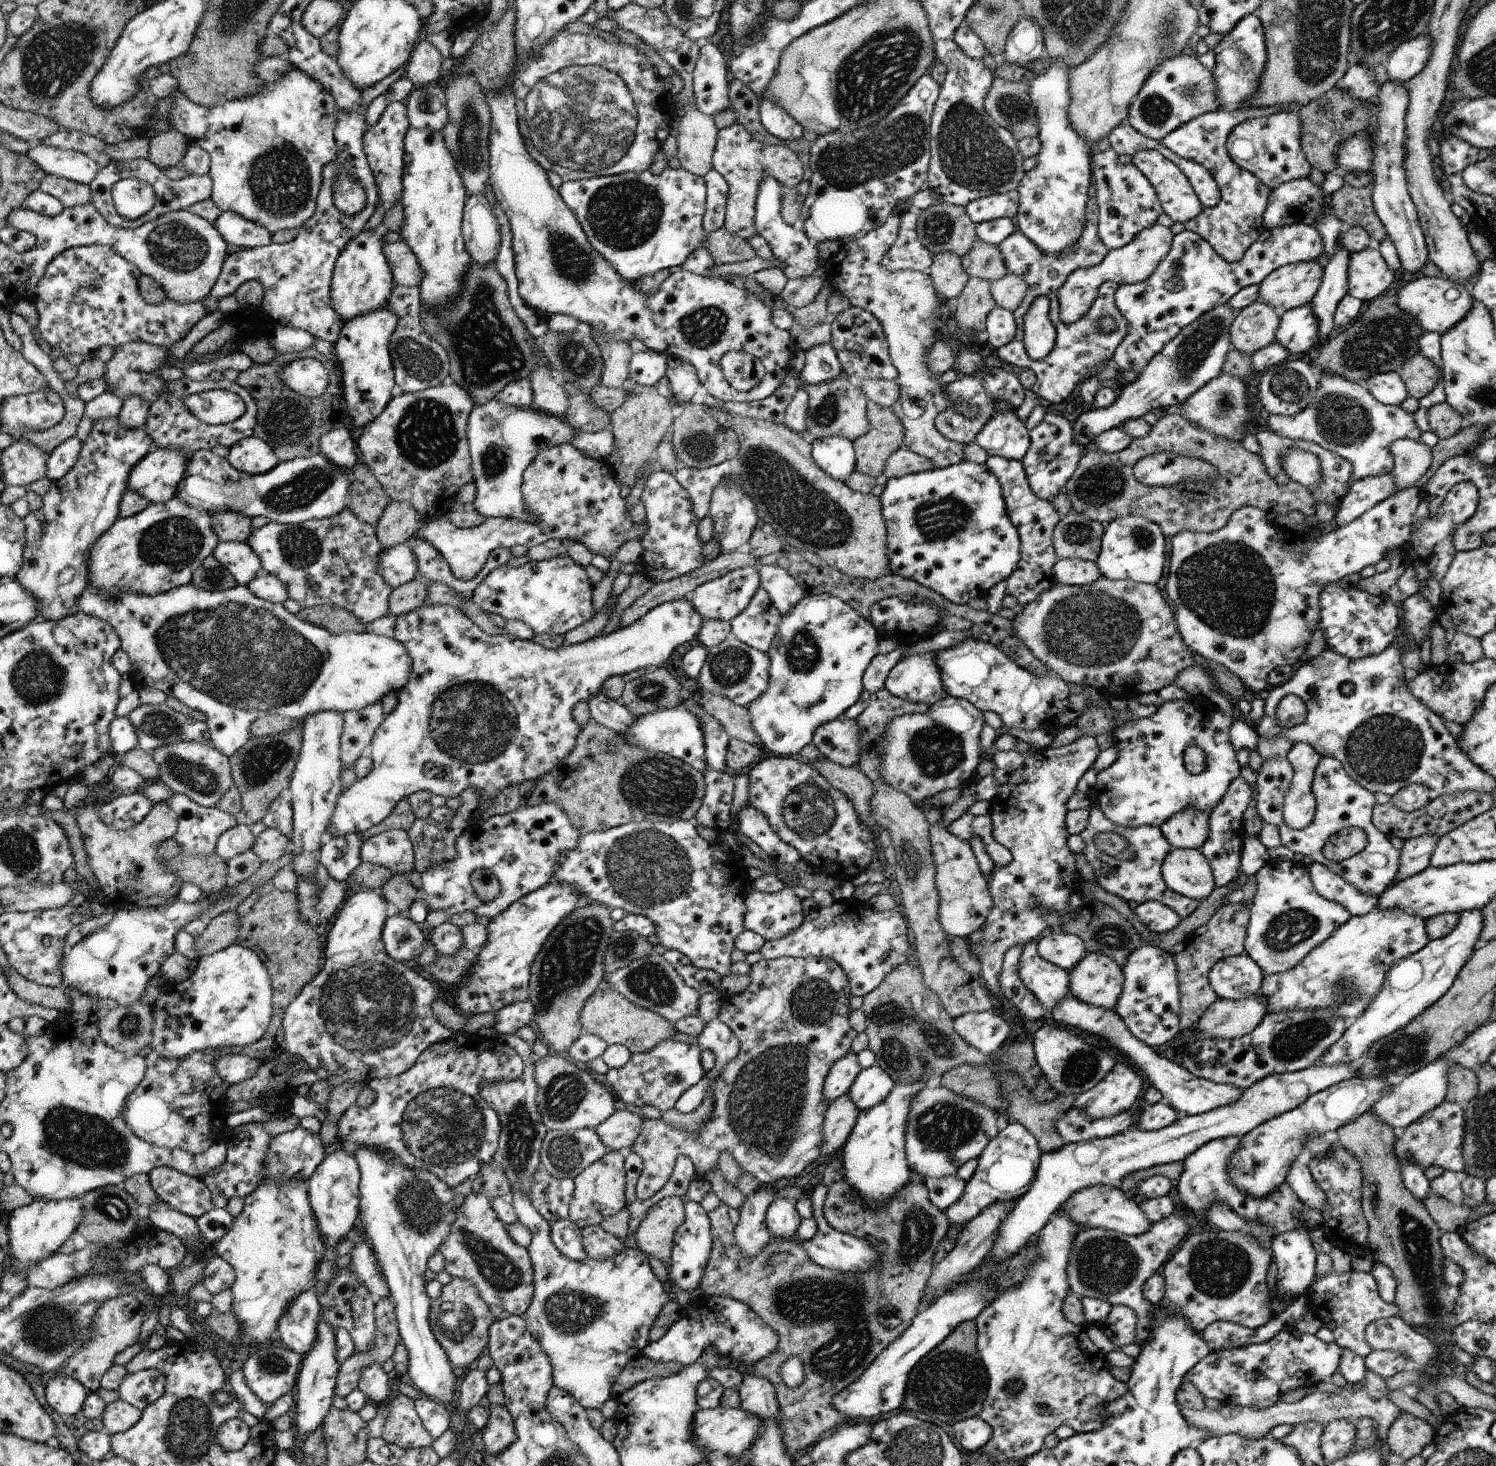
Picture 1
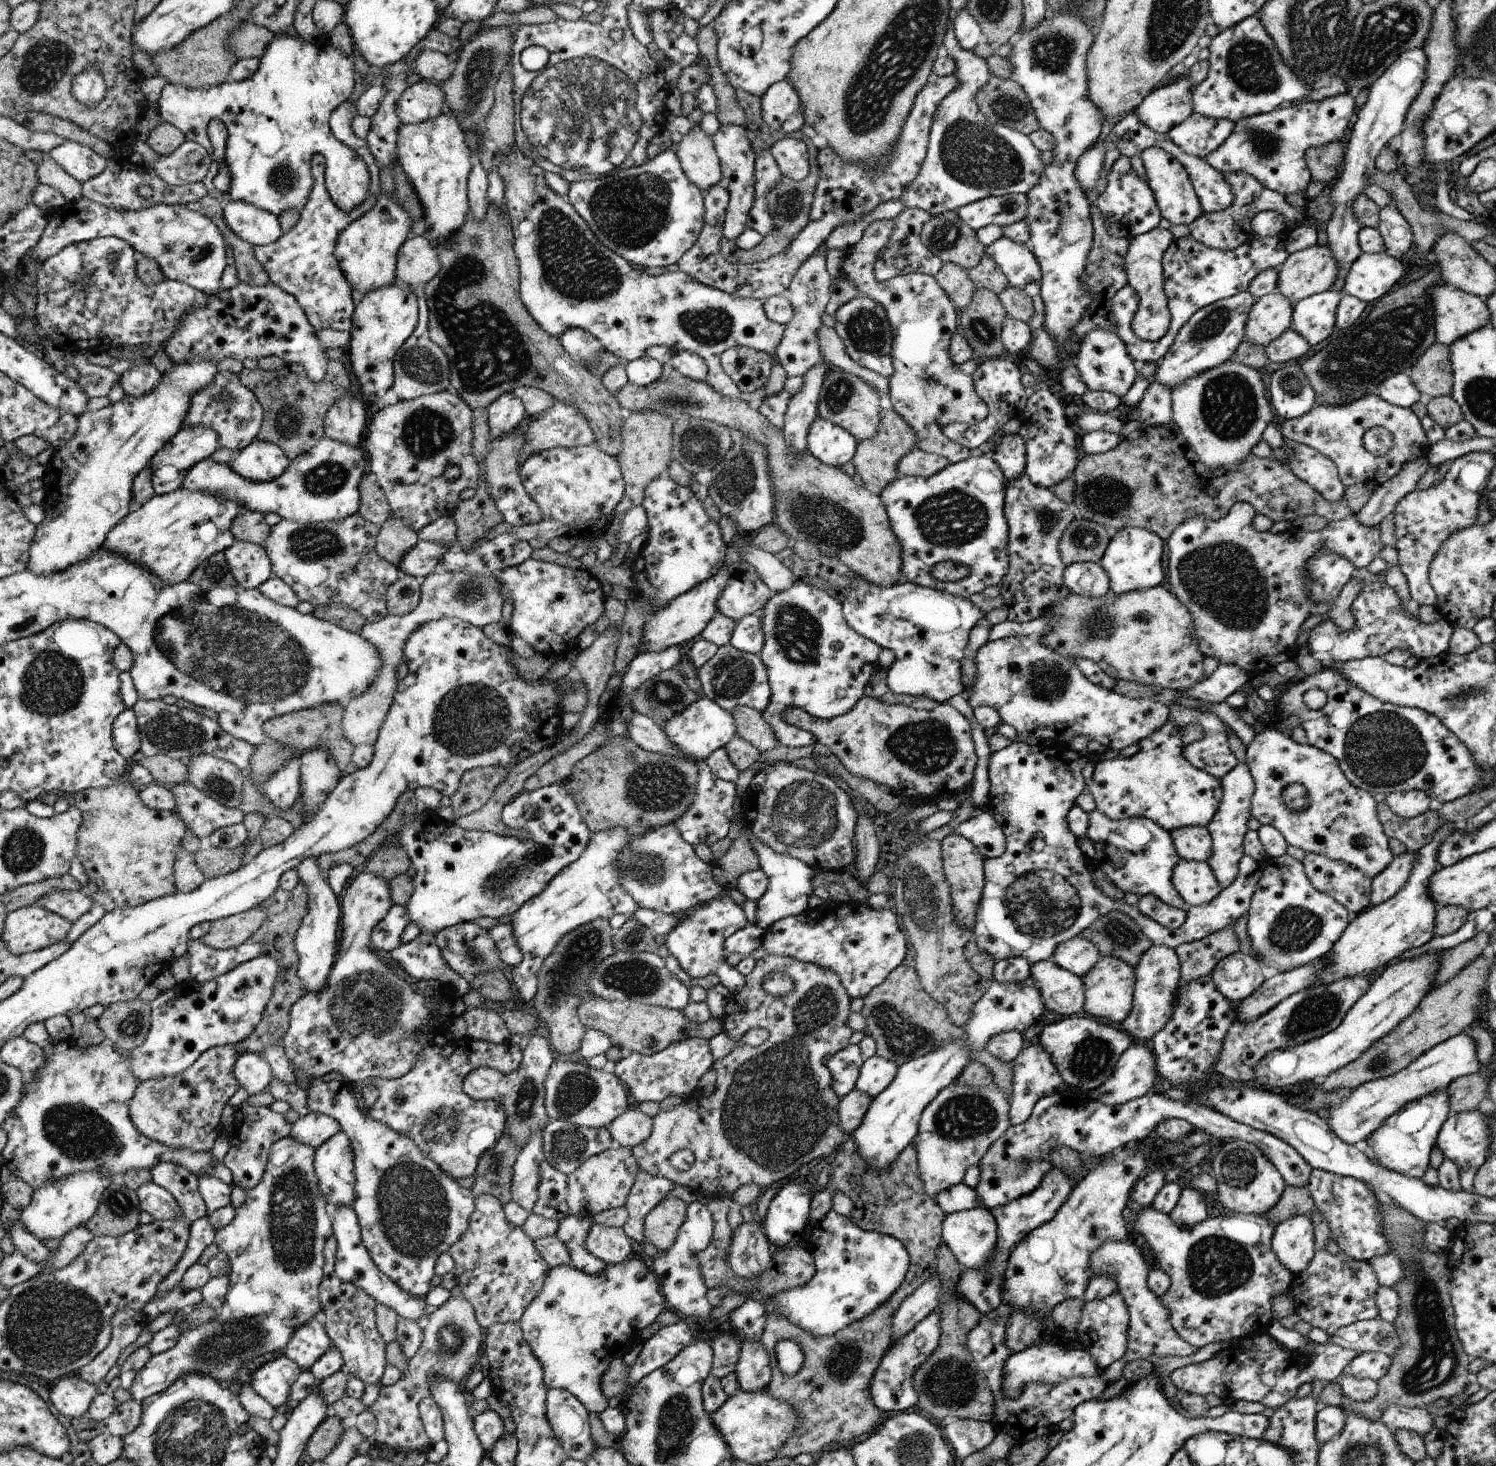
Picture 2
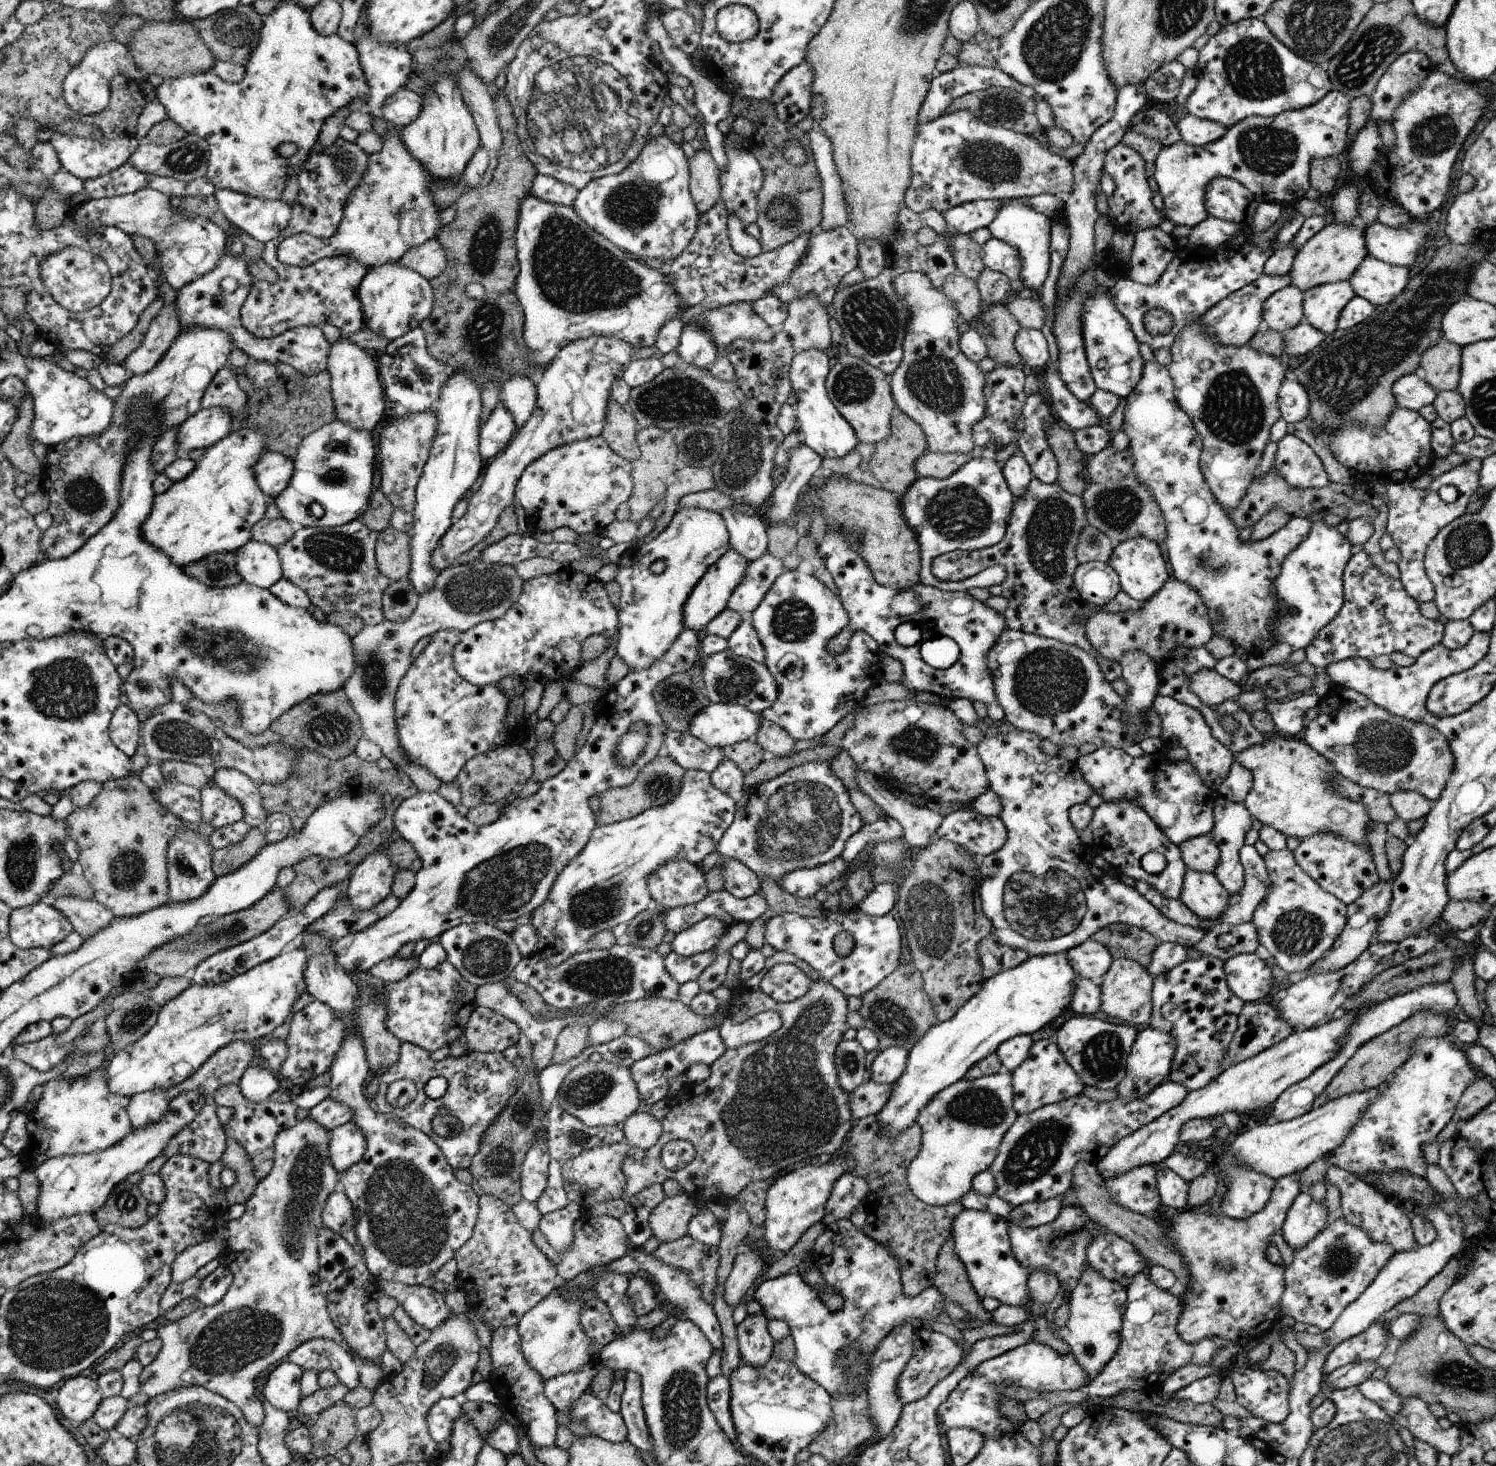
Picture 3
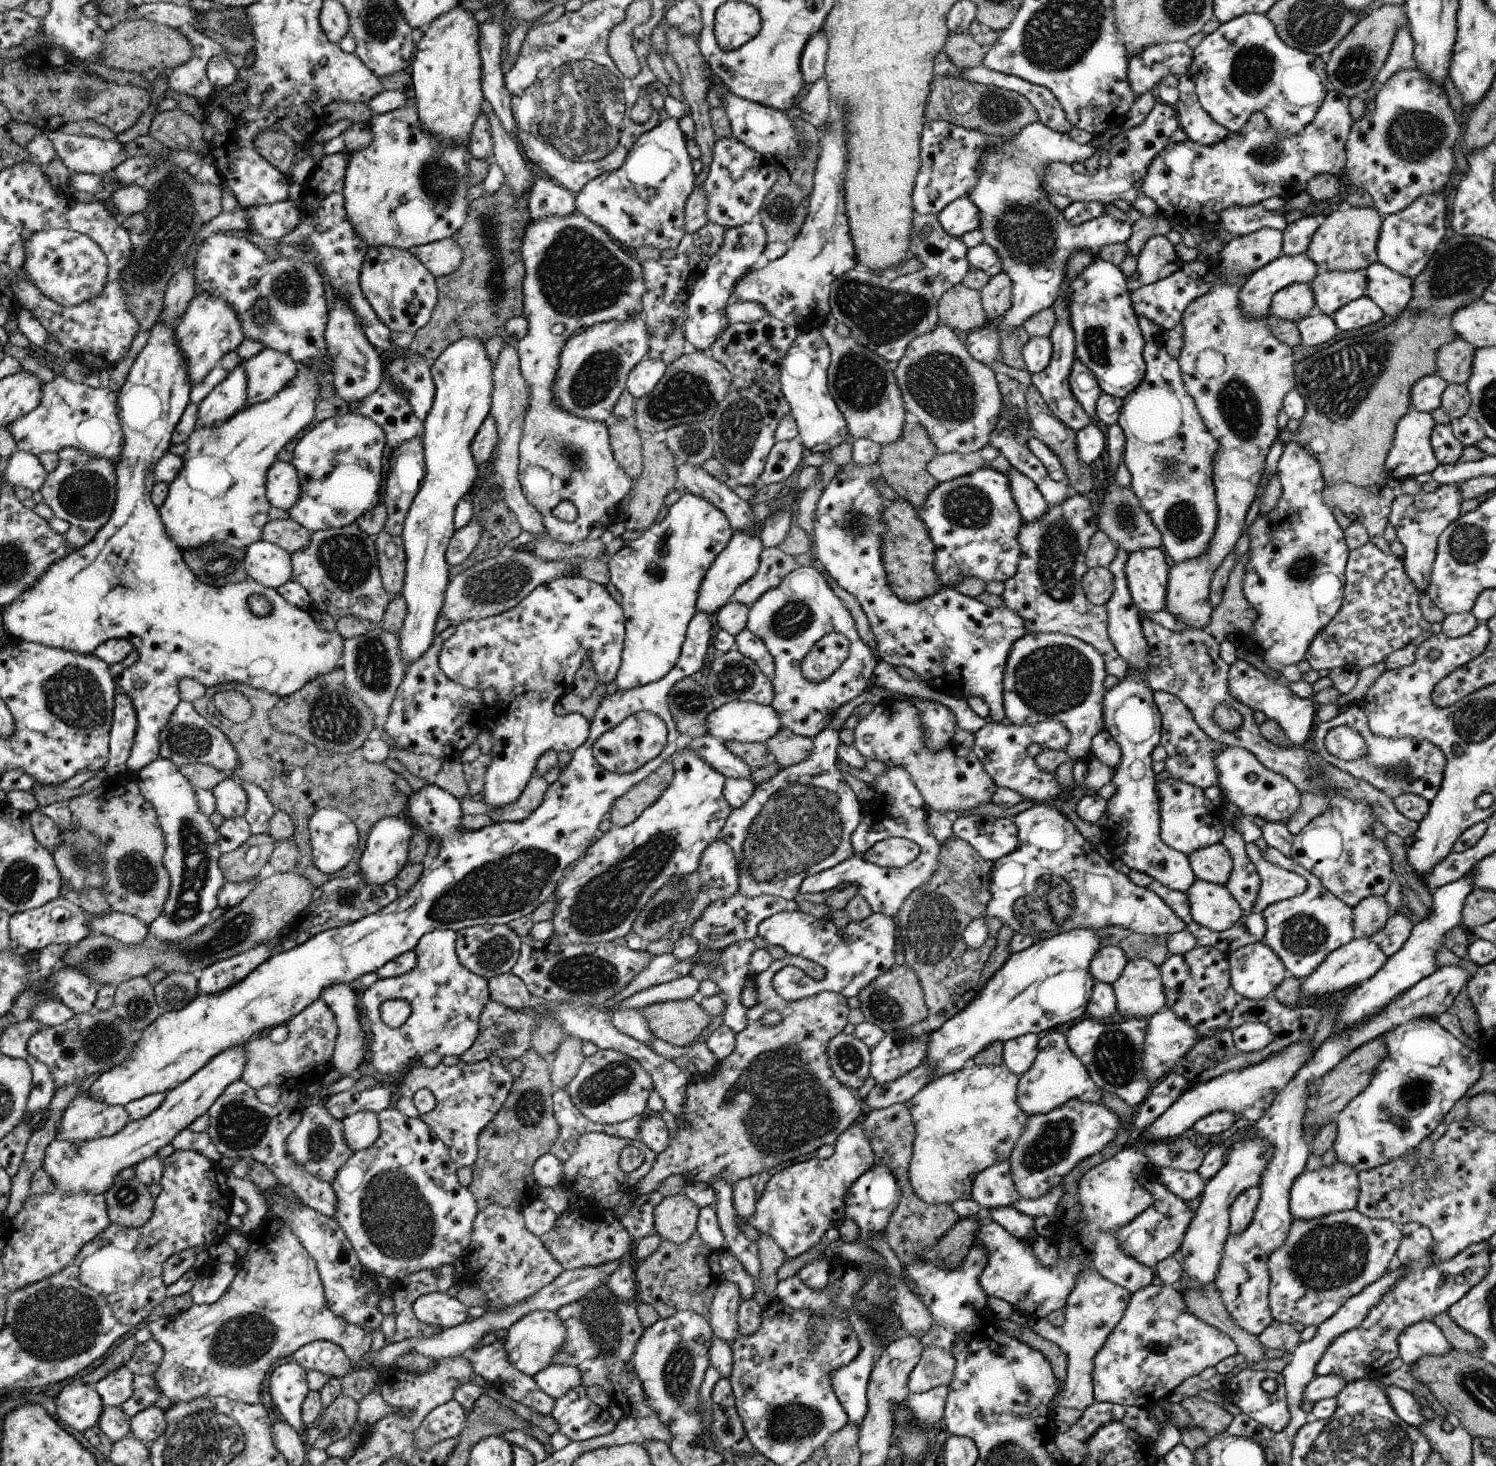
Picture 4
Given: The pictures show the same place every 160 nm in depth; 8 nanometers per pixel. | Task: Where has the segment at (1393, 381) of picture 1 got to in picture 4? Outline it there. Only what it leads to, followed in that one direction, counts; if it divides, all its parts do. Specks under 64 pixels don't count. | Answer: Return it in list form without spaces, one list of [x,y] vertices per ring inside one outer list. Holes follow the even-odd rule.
[[[1438,374],[1419,378],[1409,392],[1412,408],[1429,413],[1436,410],[1441,406],[1441,396],[1448,385]]]

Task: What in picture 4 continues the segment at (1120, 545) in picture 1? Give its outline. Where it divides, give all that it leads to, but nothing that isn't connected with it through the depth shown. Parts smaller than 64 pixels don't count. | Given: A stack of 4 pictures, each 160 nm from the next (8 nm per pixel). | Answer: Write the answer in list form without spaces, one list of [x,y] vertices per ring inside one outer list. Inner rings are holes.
[[[1159,547],[1128,553],[1123,571],[1133,604],[1140,611],[1153,613],[1165,609],[1170,566]]]

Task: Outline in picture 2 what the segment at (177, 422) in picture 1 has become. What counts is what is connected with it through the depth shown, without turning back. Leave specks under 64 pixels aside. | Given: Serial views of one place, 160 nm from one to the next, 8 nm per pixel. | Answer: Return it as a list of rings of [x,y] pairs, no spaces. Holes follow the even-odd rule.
[[[218,371],[212,382],[192,395],[189,410],[186,411],[181,428],[212,429],[217,432],[220,447],[237,453],[256,439],[262,420],[264,420],[264,409],[260,406],[257,396],[242,384],[240,376],[228,371]]]

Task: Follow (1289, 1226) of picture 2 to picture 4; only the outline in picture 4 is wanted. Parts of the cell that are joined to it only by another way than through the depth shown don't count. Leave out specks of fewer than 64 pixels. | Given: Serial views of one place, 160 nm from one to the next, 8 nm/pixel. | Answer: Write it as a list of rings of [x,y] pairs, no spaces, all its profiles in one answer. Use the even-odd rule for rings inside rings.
[[[1337,1161],[1331,1168],[1321,1168],[1314,1172],[1305,1170],[1294,1181],[1289,1198],[1289,1211],[1292,1218],[1299,1221],[1320,1219],[1332,1213],[1356,1209],[1359,1195],[1357,1172]]]

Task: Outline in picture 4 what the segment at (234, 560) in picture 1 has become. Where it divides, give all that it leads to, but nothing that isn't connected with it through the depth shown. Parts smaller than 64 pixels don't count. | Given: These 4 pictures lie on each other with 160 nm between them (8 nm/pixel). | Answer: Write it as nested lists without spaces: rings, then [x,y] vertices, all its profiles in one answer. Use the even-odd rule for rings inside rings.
[[[256,541],[244,548],[243,568],[255,581],[273,589],[293,578],[292,554],[278,545]]]

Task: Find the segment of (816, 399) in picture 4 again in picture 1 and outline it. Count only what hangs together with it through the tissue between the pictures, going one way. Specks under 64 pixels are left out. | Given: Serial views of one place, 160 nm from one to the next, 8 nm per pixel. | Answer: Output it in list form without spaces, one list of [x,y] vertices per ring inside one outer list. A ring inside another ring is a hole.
[[[838,435],[826,439],[814,439],[813,459],[822,470],[836,480],[845,481],[857,468],[856,449],[853,441]]]

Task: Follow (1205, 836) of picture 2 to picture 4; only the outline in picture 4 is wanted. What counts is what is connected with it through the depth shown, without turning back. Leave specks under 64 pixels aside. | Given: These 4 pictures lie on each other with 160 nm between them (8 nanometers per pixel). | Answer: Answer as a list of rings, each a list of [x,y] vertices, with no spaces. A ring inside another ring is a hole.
[[[1220,841],[1195,850],[1188,858],[1196,879],[1225,886],[1233,862],[1230,853]]]

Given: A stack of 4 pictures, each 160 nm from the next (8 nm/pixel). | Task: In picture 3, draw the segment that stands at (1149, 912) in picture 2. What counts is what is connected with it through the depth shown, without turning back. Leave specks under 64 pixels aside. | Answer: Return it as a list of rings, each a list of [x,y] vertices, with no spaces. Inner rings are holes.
[[[1138,881],[1136,884],[1137,891],[1146,900],[1149,900],[1150,904],[1153,904],[1154,908],[1157,908],[1168,920],[1184,926],[1190,925],[1203,928],[1201,918],[1198,918],[1180,899],[1167,899],[1148,883]]]

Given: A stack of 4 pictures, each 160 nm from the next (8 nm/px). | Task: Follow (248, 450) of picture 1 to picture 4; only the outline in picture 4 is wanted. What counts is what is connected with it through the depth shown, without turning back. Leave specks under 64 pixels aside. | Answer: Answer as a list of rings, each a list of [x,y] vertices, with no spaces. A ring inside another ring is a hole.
[[[277,461],[268,472],[267,496],[273,506],[291,509],[301,494],[301,481],[291,461]]]

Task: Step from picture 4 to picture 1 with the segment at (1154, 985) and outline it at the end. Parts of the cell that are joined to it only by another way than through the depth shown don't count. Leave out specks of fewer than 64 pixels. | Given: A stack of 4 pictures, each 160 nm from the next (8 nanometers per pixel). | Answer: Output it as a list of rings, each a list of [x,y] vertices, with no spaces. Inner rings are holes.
[[[1087,952],[1068,974],[1070,995],[1097,1007],[1115,1008],[1124,975],[1121,966],[1109,956]]]

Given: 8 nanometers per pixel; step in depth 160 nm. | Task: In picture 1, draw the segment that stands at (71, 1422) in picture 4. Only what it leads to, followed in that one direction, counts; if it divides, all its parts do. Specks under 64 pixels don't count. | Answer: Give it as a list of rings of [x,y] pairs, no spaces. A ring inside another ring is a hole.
[[[64,1373],[48,1378],[45,1394],[46,1402],[63,1417],[82,1411],[87,1399],[85,1385]]]

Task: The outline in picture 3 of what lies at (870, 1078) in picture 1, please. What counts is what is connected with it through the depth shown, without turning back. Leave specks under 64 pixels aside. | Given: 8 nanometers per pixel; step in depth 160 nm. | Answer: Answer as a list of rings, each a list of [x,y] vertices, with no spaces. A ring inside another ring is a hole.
[[[890,1047],[888,1050],[883,1050],[872,1062],[871,1080],[881,1085],[895,1083],[904,1072],[909,1052],[902,1047]]]

